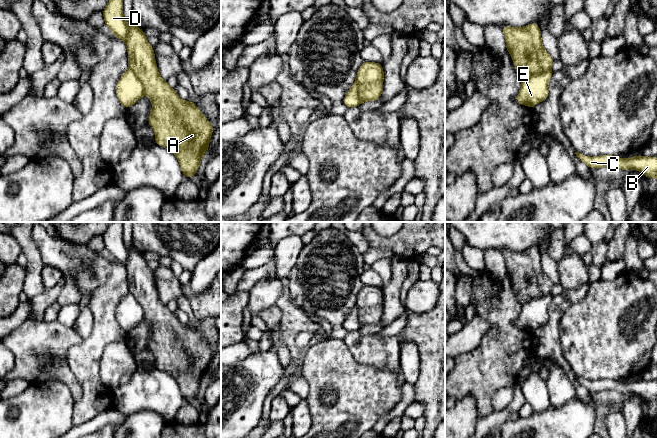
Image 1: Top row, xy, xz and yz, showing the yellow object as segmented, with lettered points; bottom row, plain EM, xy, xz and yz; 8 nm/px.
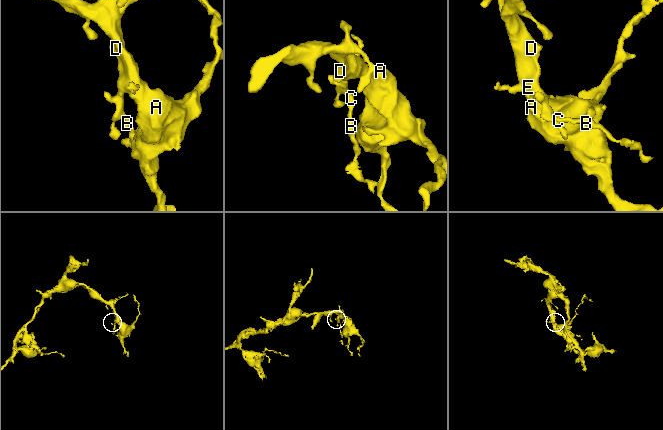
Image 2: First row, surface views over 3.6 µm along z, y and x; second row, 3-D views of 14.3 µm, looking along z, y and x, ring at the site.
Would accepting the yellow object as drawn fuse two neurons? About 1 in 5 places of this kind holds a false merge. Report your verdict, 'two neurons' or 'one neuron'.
two neurons

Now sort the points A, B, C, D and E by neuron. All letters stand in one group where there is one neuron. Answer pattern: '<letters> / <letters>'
A / B C D E

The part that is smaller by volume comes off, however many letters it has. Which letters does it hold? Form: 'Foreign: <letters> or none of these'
Foreign: B, C, D, E

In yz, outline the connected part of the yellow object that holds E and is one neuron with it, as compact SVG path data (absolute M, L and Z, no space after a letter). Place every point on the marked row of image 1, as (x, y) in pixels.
M548 69L544 72L530 75L522 82L516 101L530 108L544 101L549 95L548 82L552 74L551 69Z

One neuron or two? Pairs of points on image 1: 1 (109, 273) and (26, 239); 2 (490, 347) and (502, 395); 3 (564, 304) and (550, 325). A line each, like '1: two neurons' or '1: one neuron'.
1: two neurons
2: two neurons
3: one neuron

